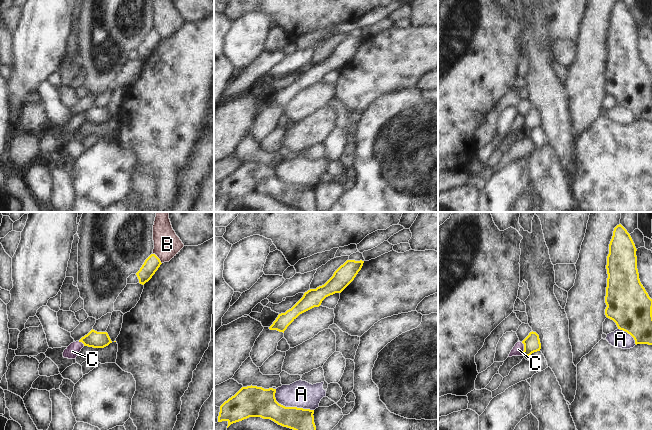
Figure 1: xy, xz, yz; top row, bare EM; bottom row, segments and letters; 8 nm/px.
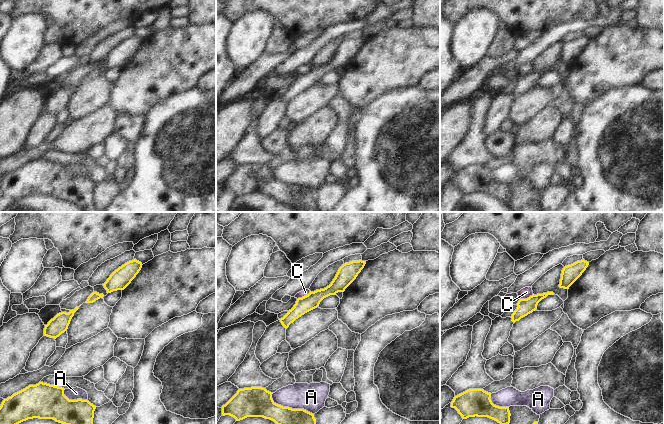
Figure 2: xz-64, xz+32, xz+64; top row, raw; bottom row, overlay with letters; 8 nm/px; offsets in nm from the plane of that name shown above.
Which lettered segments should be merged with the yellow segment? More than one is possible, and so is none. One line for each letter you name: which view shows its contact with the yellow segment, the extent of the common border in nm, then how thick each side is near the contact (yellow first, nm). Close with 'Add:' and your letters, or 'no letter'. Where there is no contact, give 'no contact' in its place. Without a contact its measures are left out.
Add: no letter

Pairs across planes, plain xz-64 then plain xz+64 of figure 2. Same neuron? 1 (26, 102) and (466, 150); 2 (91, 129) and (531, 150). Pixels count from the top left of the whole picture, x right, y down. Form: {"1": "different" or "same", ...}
{"1": "different", "2": "different"}

